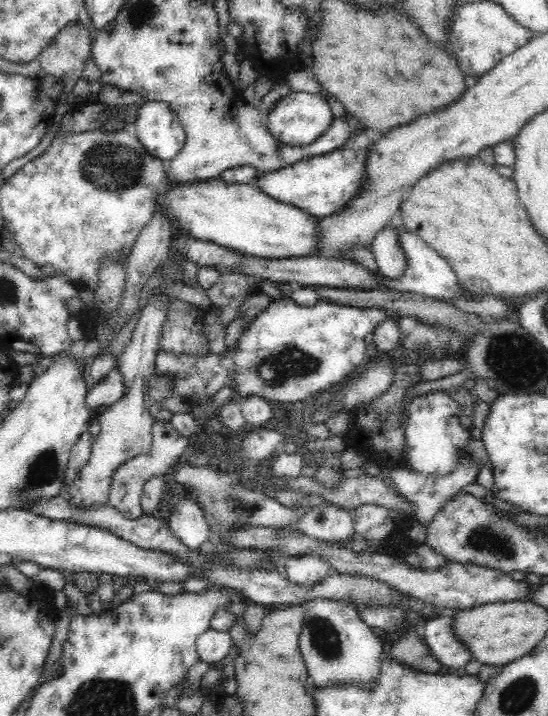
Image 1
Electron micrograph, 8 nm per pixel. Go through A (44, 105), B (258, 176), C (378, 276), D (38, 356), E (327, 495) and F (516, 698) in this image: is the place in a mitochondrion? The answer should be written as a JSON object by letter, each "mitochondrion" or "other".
{"A":"other","B":"other","C":"other","D":"other","E":"other","F":"mitochondrion"}

